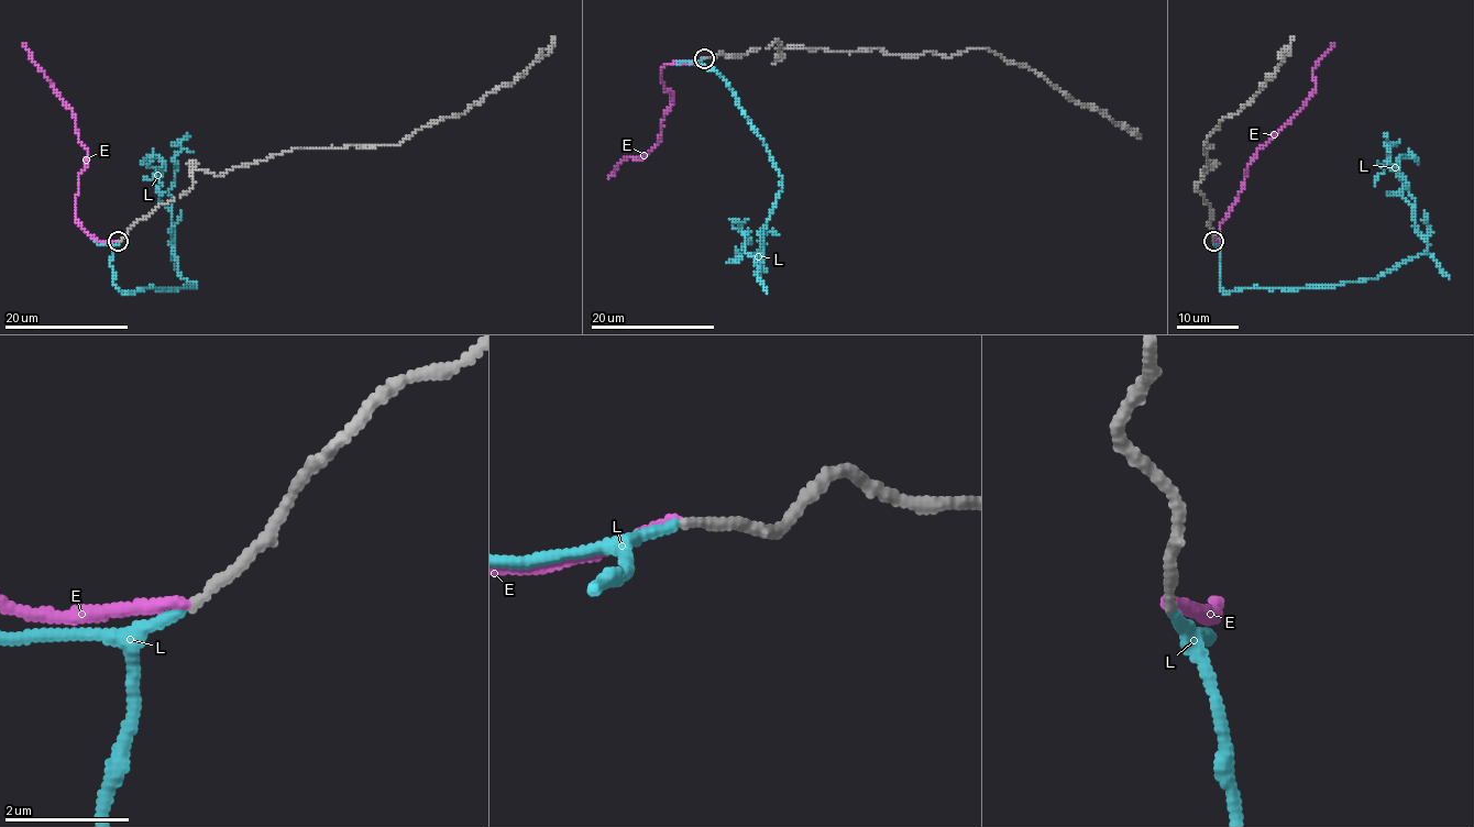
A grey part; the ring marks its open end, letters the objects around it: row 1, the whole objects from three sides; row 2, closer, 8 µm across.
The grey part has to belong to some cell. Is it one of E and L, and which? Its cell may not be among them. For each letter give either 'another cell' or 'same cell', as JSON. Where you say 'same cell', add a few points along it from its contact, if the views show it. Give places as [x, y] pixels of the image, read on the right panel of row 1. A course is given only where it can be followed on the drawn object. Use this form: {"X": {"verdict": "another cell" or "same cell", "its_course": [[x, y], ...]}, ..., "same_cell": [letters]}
{"E": {"verdict": "another cell"}, "L": {"verdict": "same cell", "its_course": [[1214, 242], [1227, 293], [1384, 274], [1426, 250], [1397, 174], [1397, 160], [1407, 154], [1418, 163]]}, "same_cell": ["L"]}

